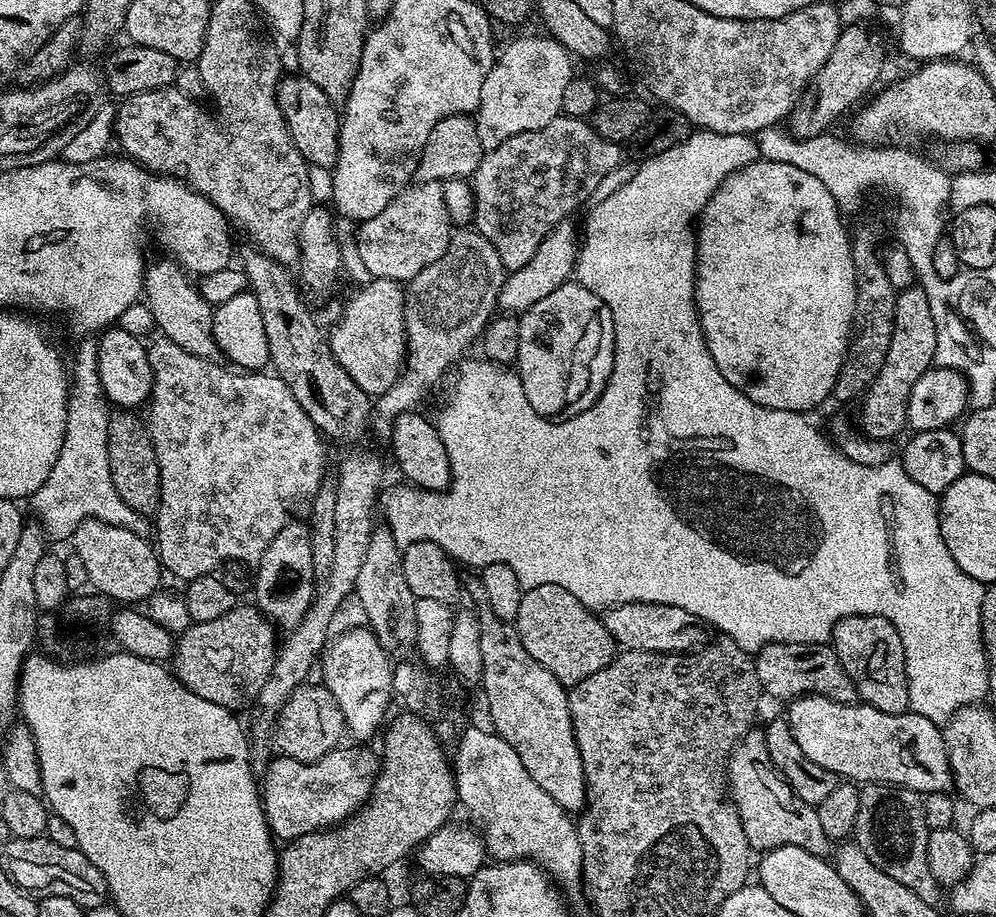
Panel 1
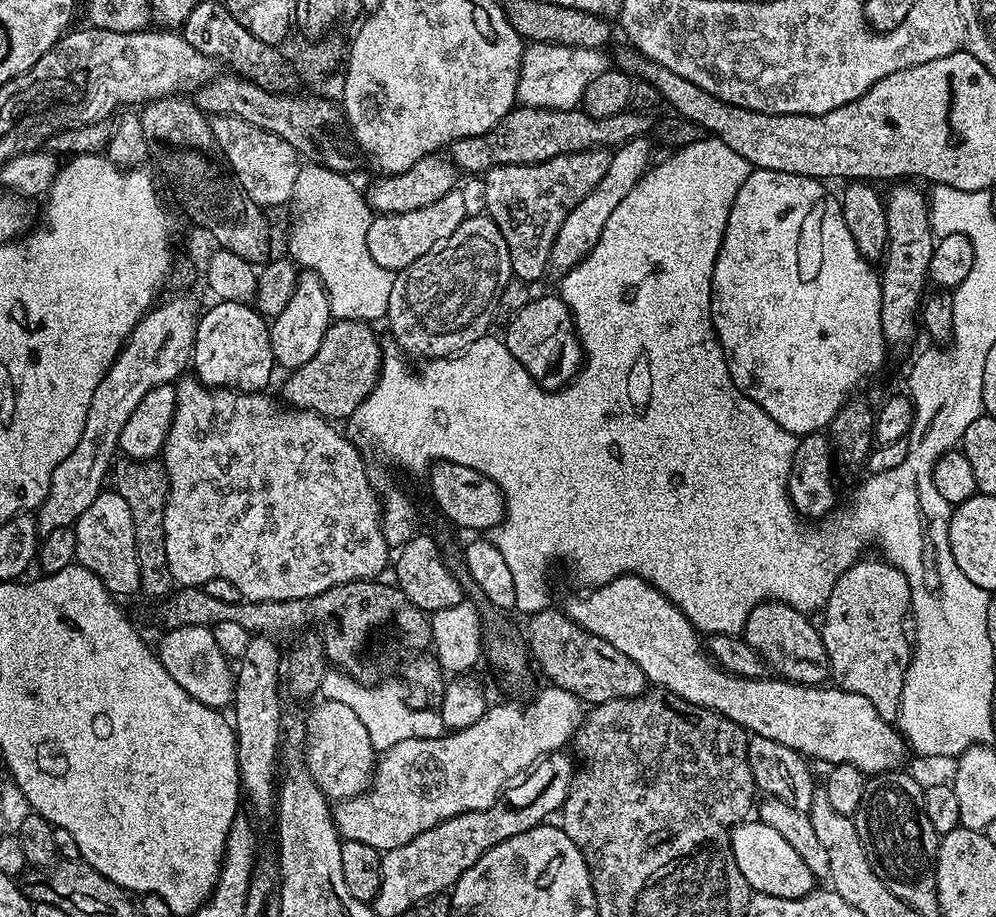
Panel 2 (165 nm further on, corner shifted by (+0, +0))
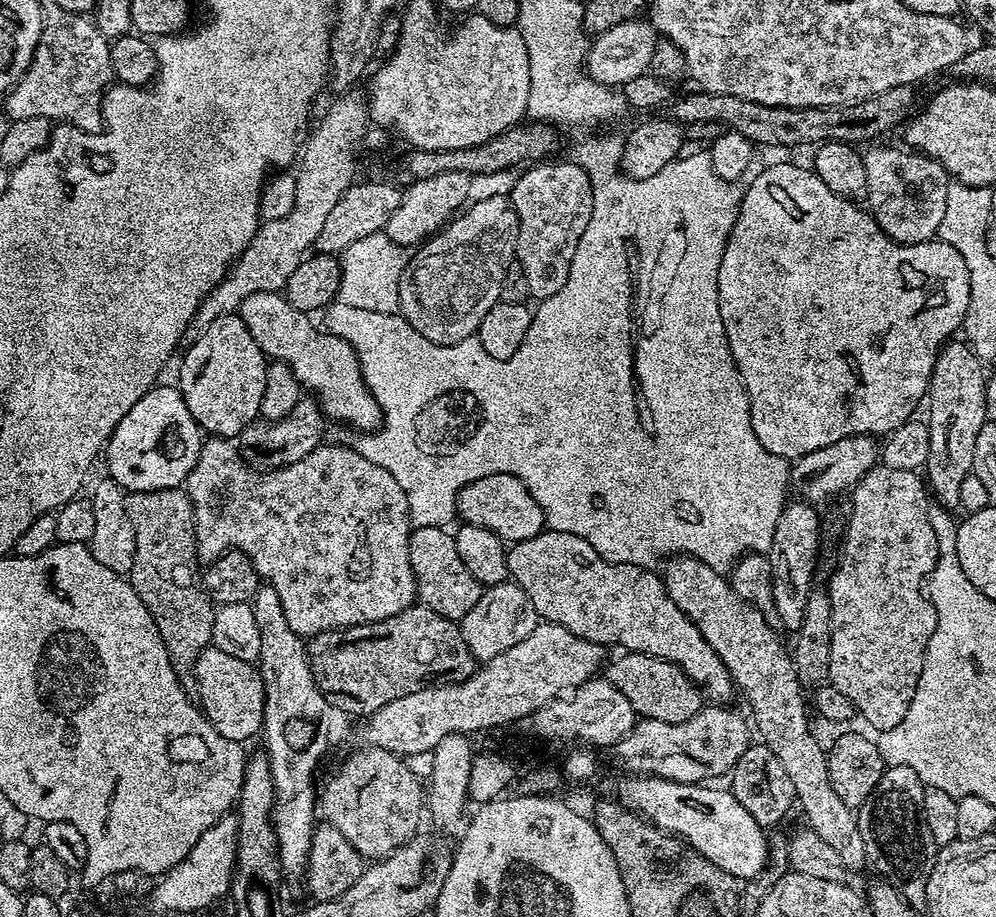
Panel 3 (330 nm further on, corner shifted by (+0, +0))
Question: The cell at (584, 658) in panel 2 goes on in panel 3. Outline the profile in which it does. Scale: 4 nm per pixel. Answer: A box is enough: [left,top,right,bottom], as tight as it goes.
[602,651,706,722]

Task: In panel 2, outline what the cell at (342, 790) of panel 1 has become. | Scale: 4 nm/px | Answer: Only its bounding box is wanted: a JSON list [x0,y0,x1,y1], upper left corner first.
[334,686,586,853]

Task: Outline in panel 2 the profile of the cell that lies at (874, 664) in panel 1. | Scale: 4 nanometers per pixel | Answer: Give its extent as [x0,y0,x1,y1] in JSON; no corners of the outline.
[819,558,912,722]

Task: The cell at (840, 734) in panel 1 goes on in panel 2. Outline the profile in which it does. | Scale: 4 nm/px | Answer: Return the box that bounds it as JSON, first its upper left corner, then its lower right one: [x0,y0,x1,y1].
[562,575,910,774]

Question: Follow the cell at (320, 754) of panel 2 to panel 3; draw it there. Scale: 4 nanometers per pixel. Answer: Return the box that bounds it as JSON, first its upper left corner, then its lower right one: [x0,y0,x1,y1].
[318,746,426,862]

